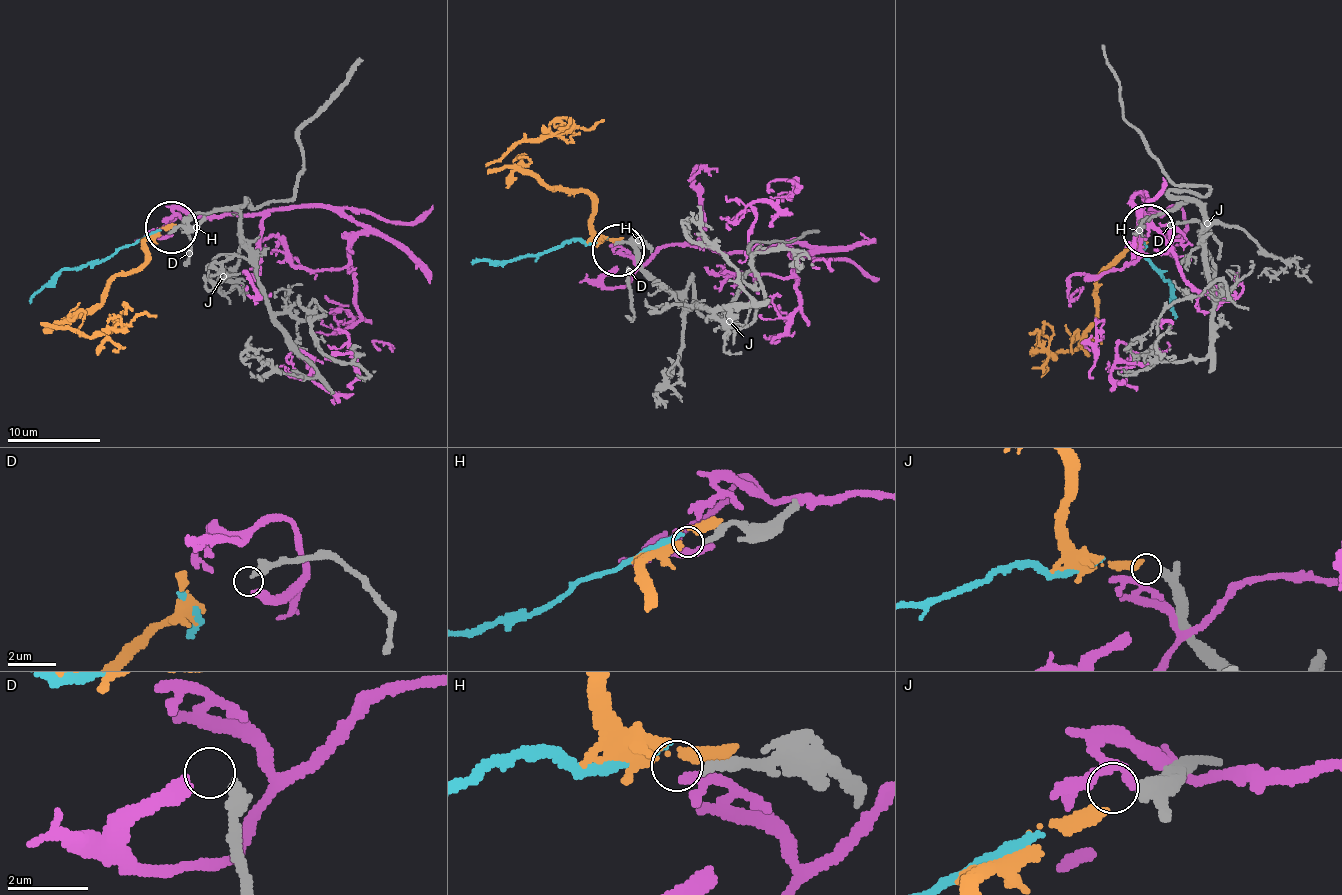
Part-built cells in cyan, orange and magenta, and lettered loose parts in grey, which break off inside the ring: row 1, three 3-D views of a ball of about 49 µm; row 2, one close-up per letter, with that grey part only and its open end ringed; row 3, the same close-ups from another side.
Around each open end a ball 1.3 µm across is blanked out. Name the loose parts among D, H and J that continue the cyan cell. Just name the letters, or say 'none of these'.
none of these

